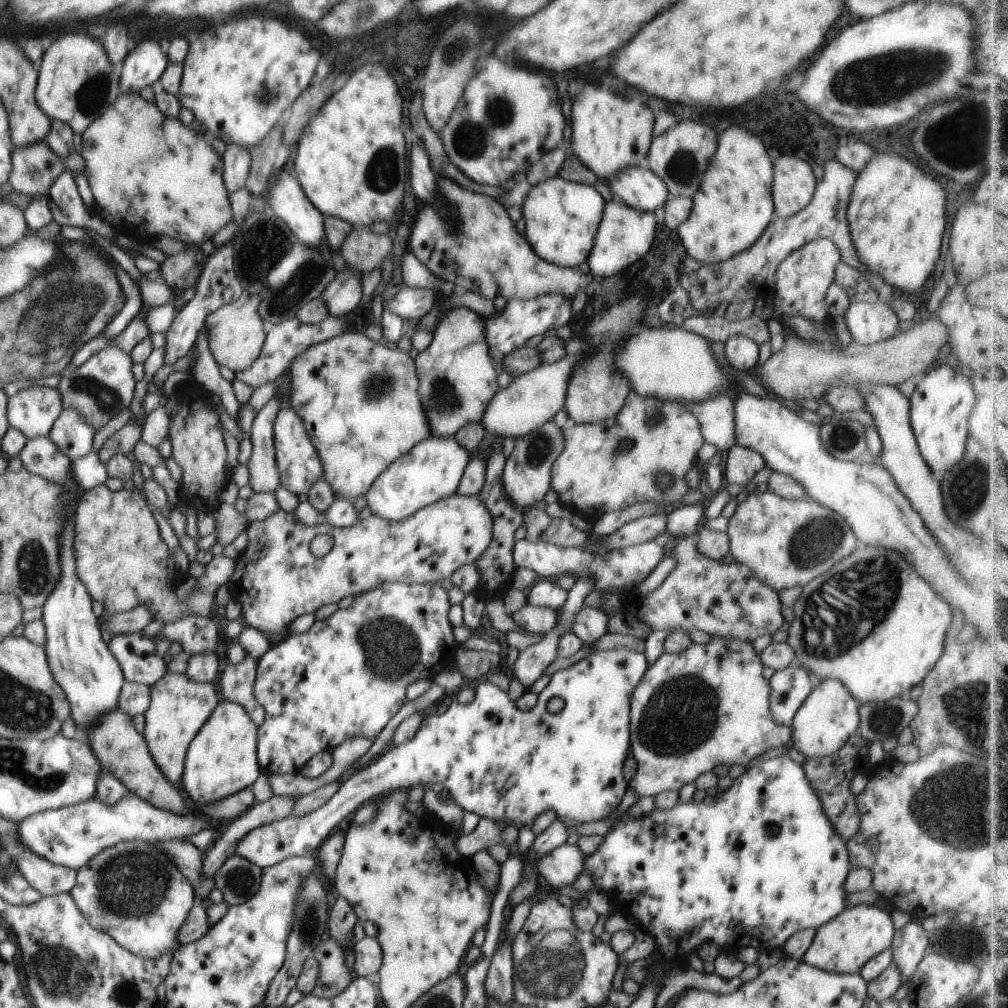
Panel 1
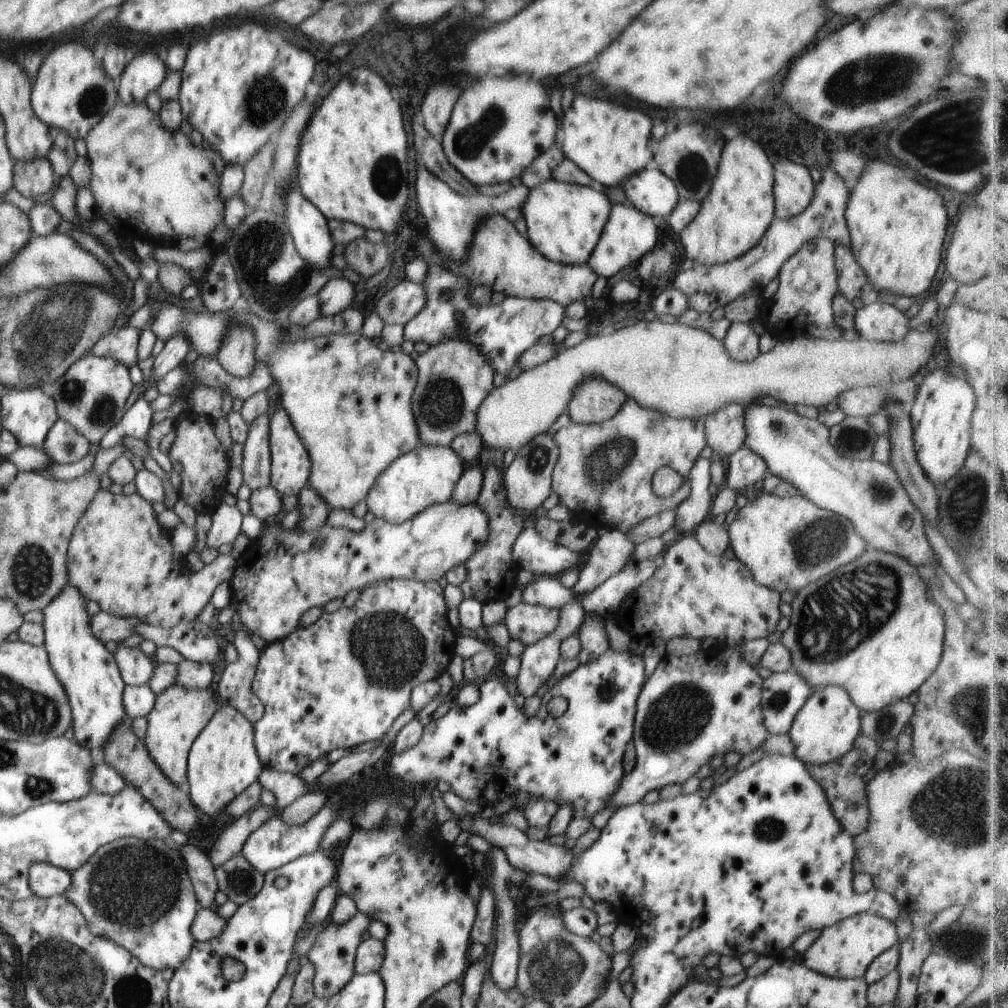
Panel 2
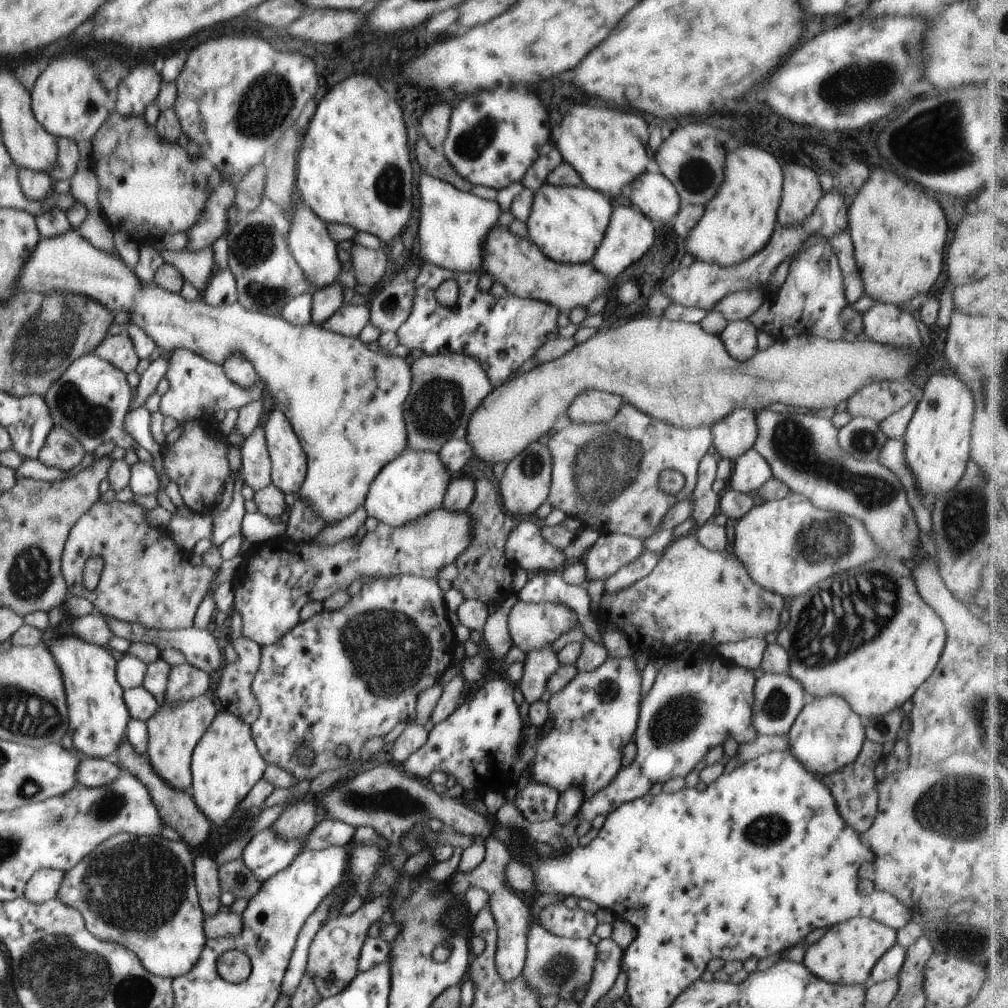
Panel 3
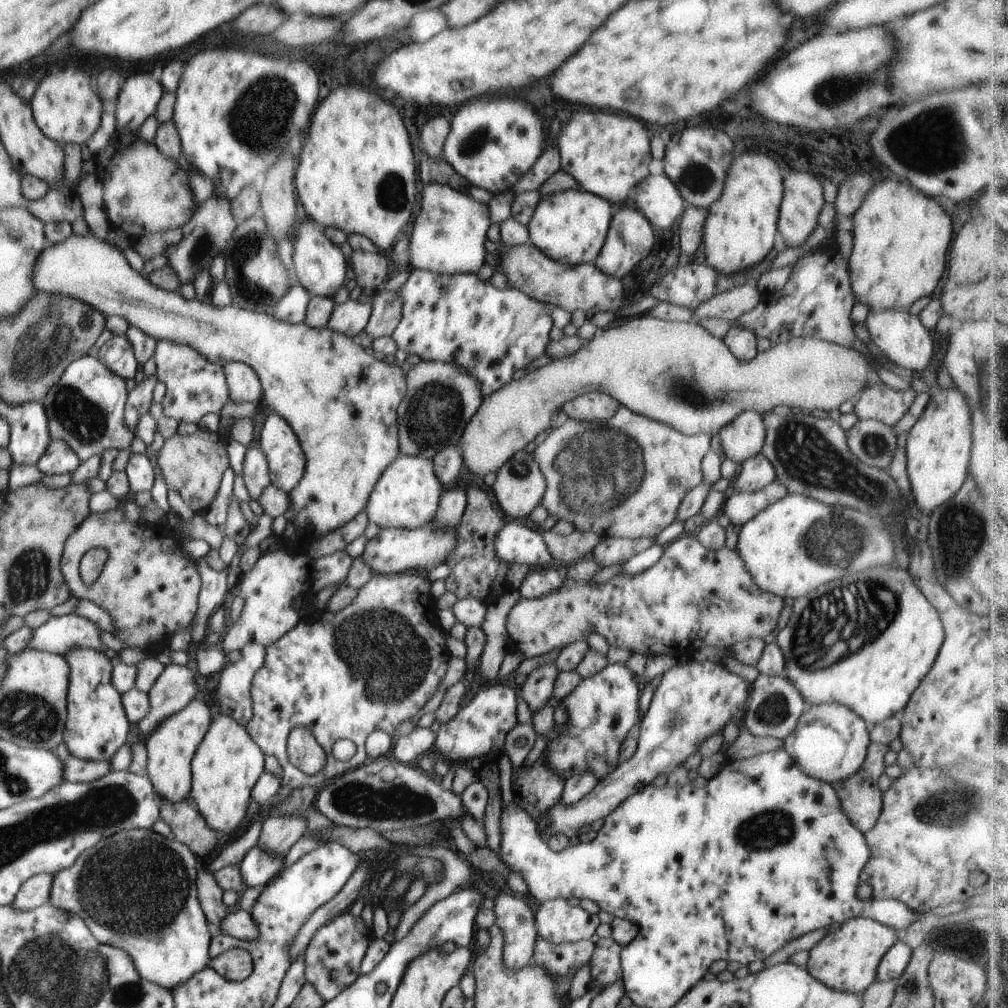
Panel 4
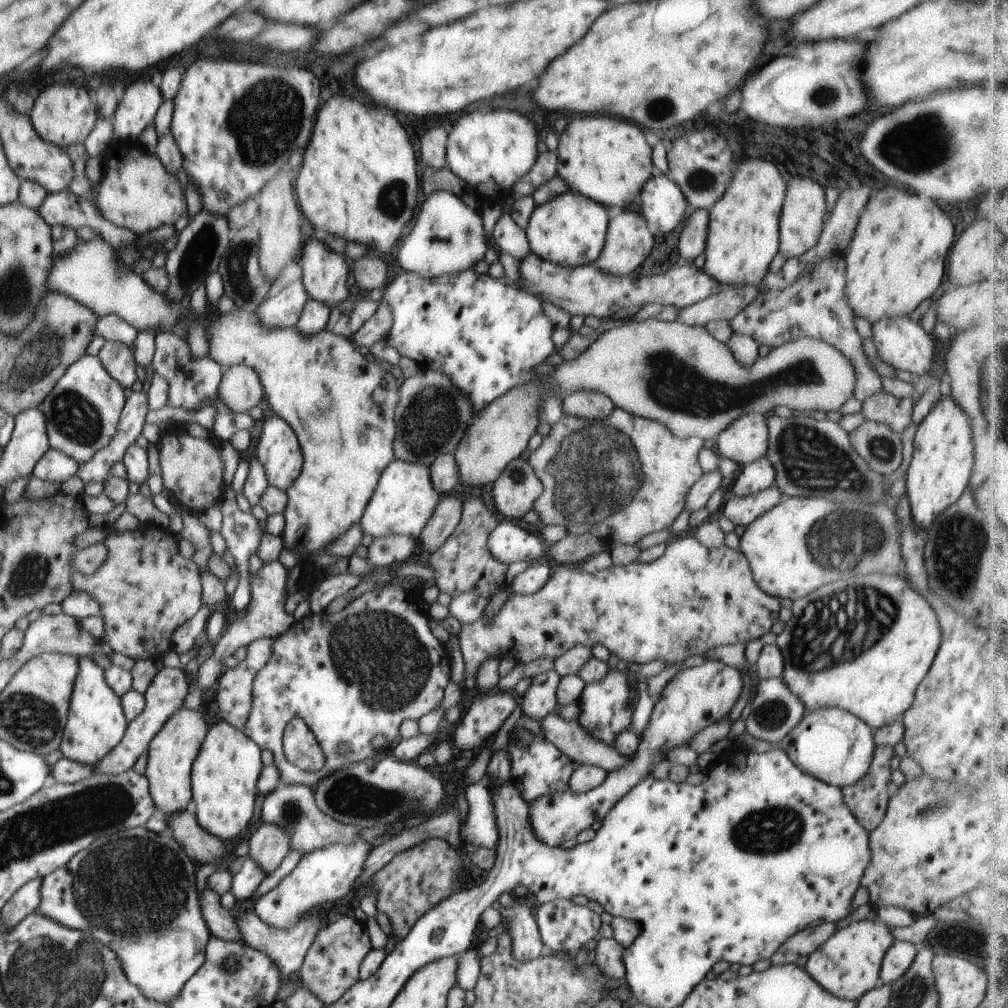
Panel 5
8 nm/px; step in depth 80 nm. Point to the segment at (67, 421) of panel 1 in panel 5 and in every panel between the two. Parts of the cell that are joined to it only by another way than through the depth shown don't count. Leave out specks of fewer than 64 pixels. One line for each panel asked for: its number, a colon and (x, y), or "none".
2: (64, 444)
3: (61, 449)
4: (58, 458)
5: (55, 466)

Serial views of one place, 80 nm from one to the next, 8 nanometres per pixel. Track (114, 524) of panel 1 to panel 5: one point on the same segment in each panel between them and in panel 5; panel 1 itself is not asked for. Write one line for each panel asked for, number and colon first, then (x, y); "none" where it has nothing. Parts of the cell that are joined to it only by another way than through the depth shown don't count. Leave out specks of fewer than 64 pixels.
2: (118, 555)
3: (146, 579)
4: (151, 590)
5: (146, 589)

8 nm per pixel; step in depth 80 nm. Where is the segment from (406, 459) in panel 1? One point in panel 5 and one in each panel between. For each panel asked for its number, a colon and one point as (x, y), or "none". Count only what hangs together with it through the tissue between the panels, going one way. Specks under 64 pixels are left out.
2: (425, 476)
3: (415, 483)
4: (407, 495)
5: (404, 499)

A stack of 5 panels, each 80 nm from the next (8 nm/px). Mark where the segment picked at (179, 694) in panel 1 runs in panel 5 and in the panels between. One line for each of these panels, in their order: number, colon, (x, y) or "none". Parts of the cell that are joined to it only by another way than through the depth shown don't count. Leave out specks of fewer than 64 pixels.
2: (179, 714)
3: (174, 729)
4: (171, 745)
5: (171, 753)

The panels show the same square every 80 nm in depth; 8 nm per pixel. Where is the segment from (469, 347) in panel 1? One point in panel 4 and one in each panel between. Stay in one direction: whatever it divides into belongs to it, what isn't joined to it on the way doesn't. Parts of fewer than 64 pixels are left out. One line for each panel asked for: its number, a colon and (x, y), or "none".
2: (454, 377)
3: (446, 388)
4: (441, 398)

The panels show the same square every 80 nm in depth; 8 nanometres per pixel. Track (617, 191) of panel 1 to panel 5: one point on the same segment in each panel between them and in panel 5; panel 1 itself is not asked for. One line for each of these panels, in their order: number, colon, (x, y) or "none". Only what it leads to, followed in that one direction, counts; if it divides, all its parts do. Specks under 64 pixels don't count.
2: (651, 192)
3: (655, 195)
4: (657, 197)
5: (663, 204)

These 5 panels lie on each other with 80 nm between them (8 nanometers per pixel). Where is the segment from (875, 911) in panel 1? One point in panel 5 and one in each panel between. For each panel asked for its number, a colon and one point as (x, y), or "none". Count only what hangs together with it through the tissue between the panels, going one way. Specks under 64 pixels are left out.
2: (845, 950)
3: (845, 955)
4: (846, 959)
5: (848, 964)

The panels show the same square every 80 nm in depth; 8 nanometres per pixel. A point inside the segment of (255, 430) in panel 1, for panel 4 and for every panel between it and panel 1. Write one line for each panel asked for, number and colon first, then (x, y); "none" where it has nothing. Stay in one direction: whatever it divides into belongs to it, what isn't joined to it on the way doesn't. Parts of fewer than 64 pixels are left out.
2: (256, 466)
3: (256, 463)
4: (255, 470)

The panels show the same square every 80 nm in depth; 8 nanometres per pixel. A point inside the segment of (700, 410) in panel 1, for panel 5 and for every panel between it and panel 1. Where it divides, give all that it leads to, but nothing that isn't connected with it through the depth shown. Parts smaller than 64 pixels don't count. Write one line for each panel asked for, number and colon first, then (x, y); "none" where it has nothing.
2: (725, 432)
3: (733, 435)
4: (743, 437)
5: (746, 439)

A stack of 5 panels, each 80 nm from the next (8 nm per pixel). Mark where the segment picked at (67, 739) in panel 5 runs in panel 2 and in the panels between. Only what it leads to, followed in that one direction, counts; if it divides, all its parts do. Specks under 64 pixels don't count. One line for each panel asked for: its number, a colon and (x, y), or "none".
2: (89, 673)
3: (98, 716)
4: (96, 727)

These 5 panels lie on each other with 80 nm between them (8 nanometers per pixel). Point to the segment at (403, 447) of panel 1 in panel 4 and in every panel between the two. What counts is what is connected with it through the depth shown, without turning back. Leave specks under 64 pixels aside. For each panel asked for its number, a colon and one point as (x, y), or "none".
2: (350, 401)
3: (345, 402)
4: (341, 400)

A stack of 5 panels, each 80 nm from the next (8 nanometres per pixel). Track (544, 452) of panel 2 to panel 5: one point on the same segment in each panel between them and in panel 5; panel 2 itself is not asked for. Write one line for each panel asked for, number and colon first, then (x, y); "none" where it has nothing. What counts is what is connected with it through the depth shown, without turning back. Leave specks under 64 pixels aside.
3: (525, 486)
4: (520, 485)
5: (514, 492)

